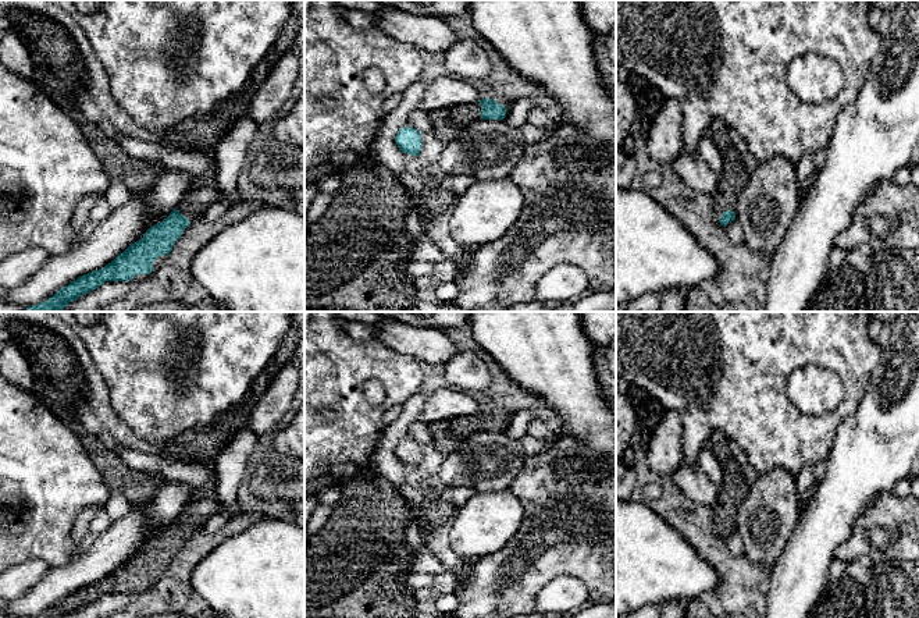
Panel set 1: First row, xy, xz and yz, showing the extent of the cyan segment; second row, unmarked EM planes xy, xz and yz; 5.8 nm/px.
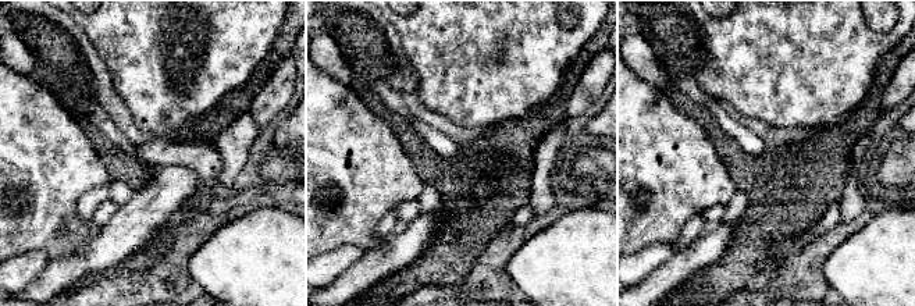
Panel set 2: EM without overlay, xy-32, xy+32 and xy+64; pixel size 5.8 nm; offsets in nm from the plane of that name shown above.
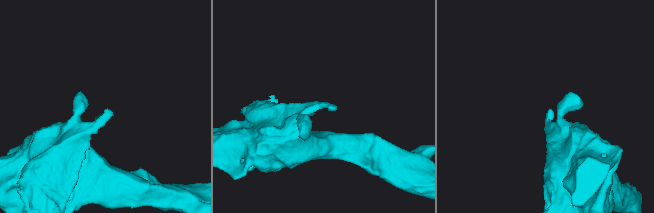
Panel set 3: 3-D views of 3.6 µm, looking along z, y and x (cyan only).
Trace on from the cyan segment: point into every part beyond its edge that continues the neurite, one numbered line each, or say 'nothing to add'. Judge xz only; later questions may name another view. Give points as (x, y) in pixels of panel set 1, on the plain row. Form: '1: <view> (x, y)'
nothing to add

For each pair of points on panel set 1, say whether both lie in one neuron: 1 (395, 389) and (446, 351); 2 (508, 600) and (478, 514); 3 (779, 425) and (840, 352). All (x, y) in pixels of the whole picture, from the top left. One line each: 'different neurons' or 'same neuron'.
1: different neurons
2: different neurons
3: same neuron

